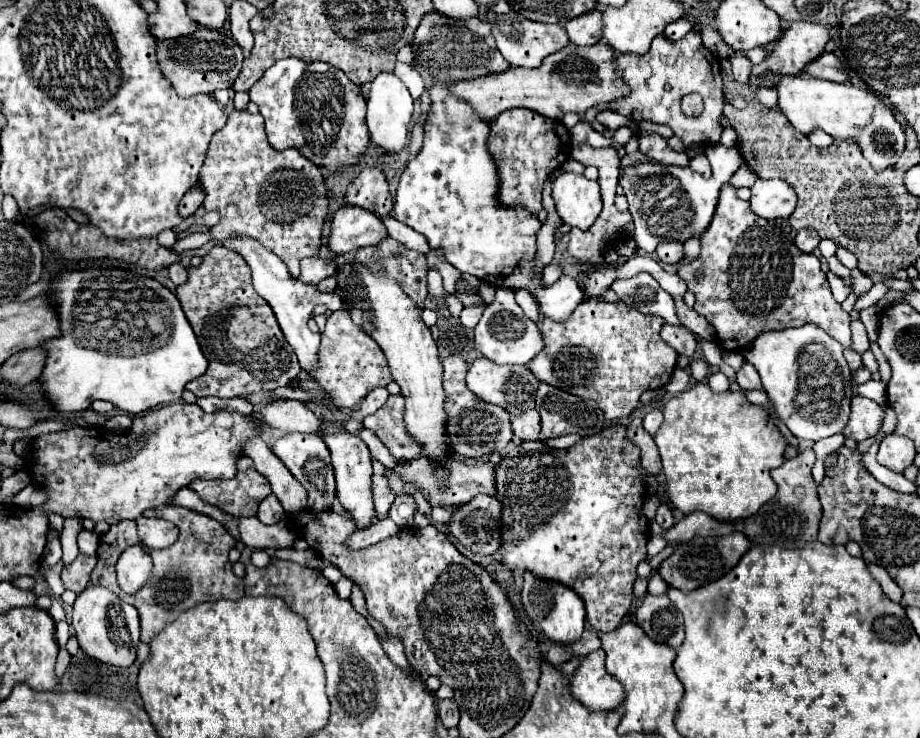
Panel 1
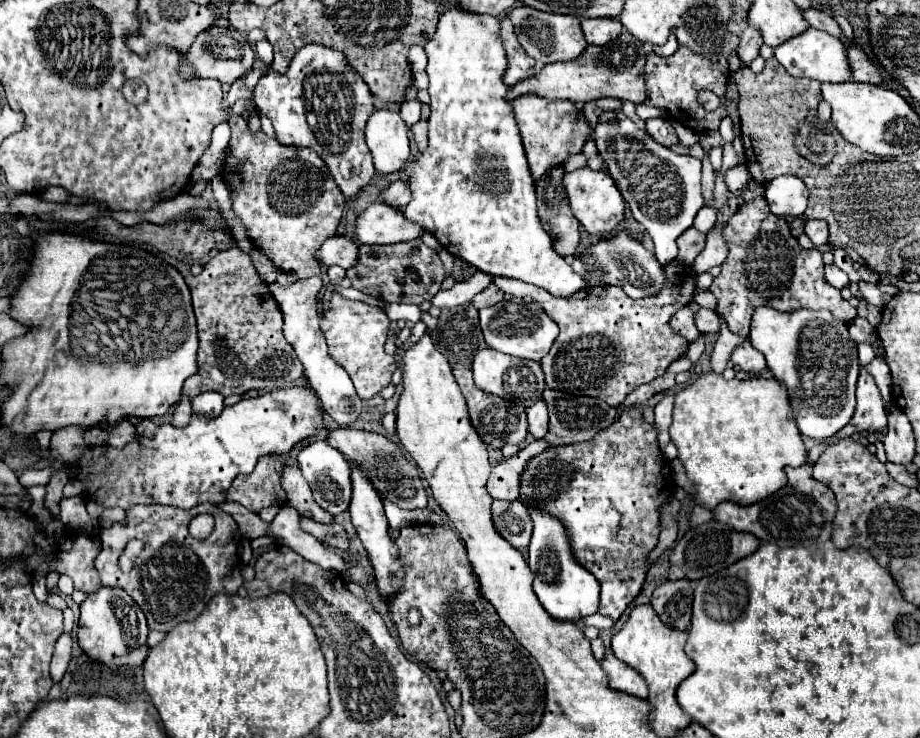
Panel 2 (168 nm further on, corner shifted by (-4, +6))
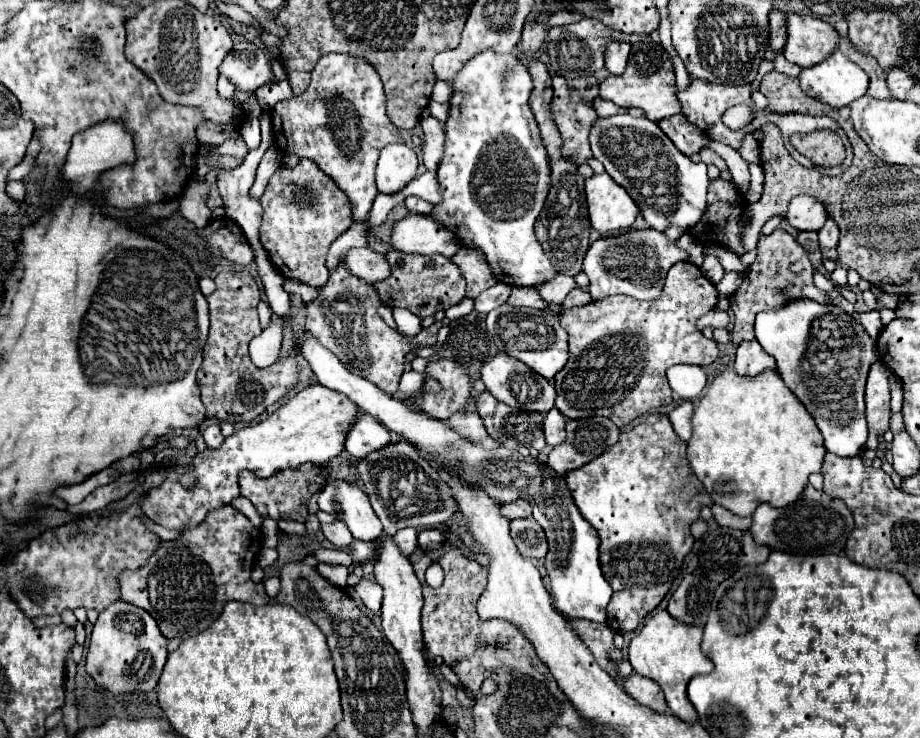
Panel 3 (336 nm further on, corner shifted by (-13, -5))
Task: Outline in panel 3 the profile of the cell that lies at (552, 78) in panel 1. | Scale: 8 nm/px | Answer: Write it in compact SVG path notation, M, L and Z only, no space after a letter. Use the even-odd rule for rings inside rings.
M647 36L633 44L631 56L627 62L627 68L621 76L607 76L599 84L601 98L613 100L617 106L637 106L645 112L645 116L653 122L659 122L667 116L679 114L681 104L675 96L675 72L673 72L673 60L661 46L657 36Z

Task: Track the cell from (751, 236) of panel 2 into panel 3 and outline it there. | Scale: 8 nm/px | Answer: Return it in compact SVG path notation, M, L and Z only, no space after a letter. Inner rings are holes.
M775 230L769 236L759 238L759 258L749 266L749 272L745 274L739 290L729 298L731 300L731 312L735 318L731 340L733 344L741 344L745 340L753 340L753 322L755 316L763 310L777 310L789 300L797 298L811 298L821 304L833 304L825 292L821 292L813 284L813 266L809 262L807 252L797 244L797 240L783 232Z

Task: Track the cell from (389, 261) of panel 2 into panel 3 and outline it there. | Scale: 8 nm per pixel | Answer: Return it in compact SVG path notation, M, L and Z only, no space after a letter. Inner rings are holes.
M399 250L389 252L387 262L391 266L391 276L383 282L375 284L375 290L381 296L381 302L389 308L405 308L419 318L433 316L437 310L447 310L459 304L465 298L465 280L459 268L441 254L421 256L421 254L405 254Z

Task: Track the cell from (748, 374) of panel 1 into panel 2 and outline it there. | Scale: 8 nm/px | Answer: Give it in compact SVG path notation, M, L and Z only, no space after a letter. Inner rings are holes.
M750 341L742 343L740 347L736 347L730 359L732 359L732 363L734 363L740 371L744 371L746 375L756 375L756 373L760 373L760 371L766 369L764 355L762 355L760 351L756 351L756 349L750 345Z

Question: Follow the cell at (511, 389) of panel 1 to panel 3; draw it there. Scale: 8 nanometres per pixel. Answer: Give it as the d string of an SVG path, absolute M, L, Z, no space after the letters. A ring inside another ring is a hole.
M499 352L497 356L493 356L491 360L487 360L481 368L481 380L487 386L487 392L491 392L497 400L513 406L513 408L521 408L521 410L531 410L531 412L549 412L553 408L555 402L555 388L553 384L539 376L537 372L533 372L527 364L507 356L505 352Z

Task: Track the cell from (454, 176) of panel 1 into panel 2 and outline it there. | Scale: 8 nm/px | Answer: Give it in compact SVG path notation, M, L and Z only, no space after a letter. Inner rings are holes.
M458 3L456 7L452 7L452 9L442 13L434 37L424 45L424 49L428 53L428 69L426 71L428 71L428 77L430 77L428 93L430 93L430 105L432 105L432 113L428 117L428 139L430 139L430 143L428 143L428 149L420 155L420 159L412 165L412 171L408 175L408 187L412 191L412 201L402 209L402 213L404 213L404 217L408 221L412 221L412 223L420 225L424 231L432 233L438 239L438 243L448 253L452 253L454 257L462 259L464 263L472 265L474 269L478 269L482 273L488 273L492 277L500 275L500 277L510 277L510 279L518 279L518 281L524 281L524 283L532 283L536 287L546 289L554 297L572 297L574 293L584 289L586 283L554 251L550 235L542 229L542 223L540 223L540 217L538 217L538 211L536 211L534 181L532 181L530 171L528 171L528 161L526 161L526 155L524 155L524 147L522 147L522 139L520 139L520 133L518 133L518 125L516 125L516 119L514 119L510 103L504 99L506 91L508 91L508 87L502 83L502 75L504 75L504 69L506 69L506 55L504 55L502 41L498 39L498 27L500 27L500 19L498 17L492 17L492 15L486 15L486 13L468 13L468 9L460 9L460 3Z

